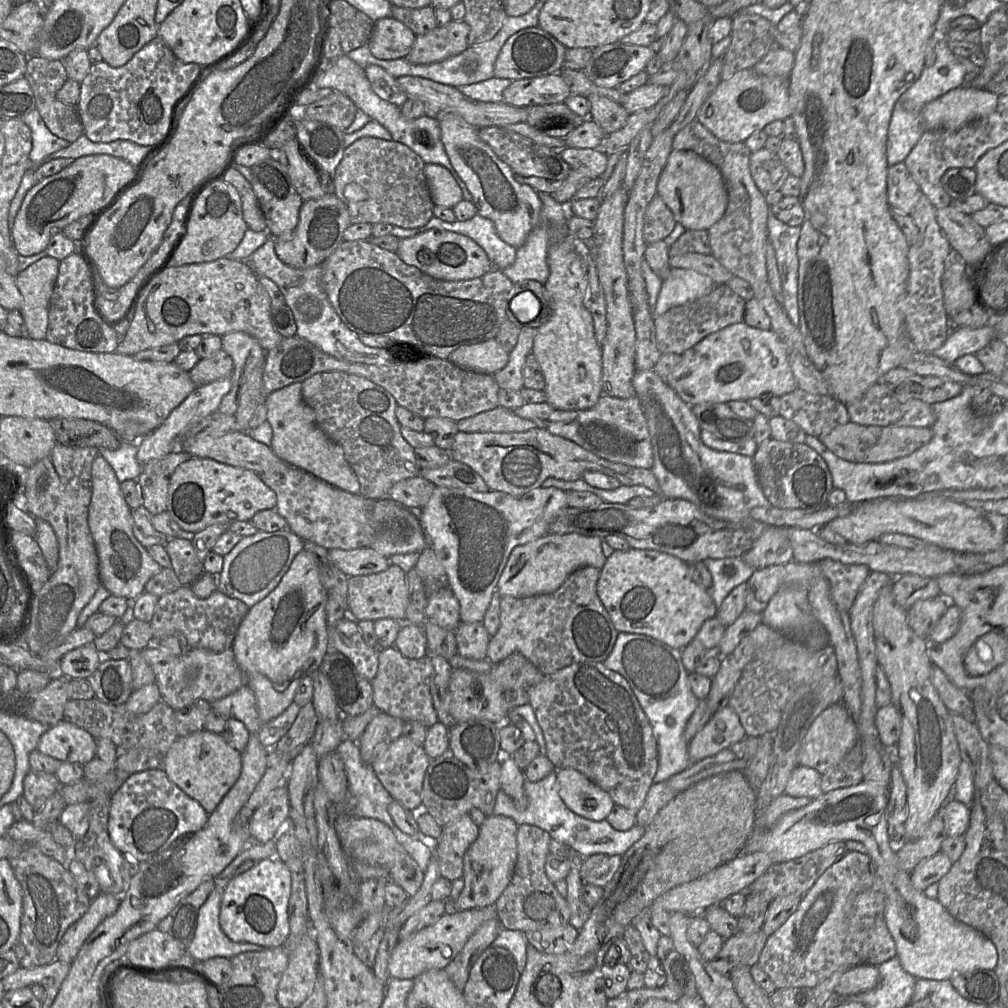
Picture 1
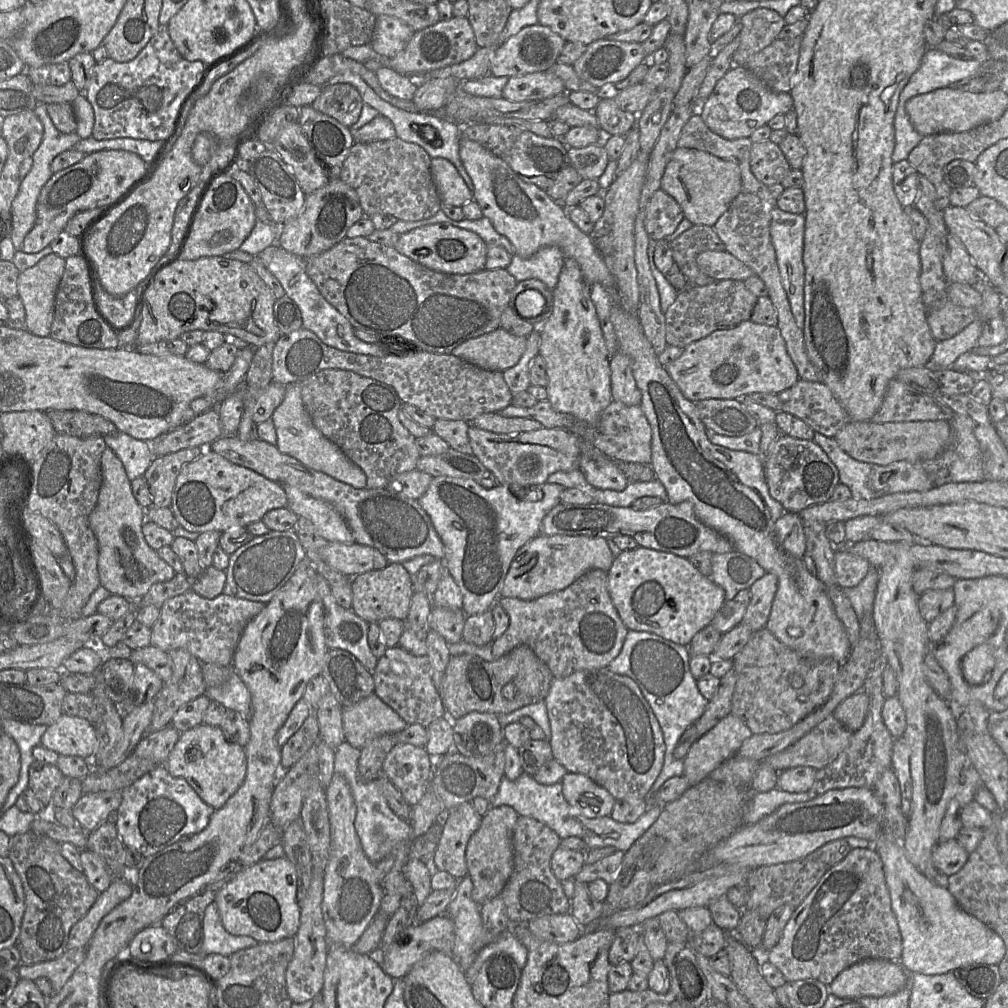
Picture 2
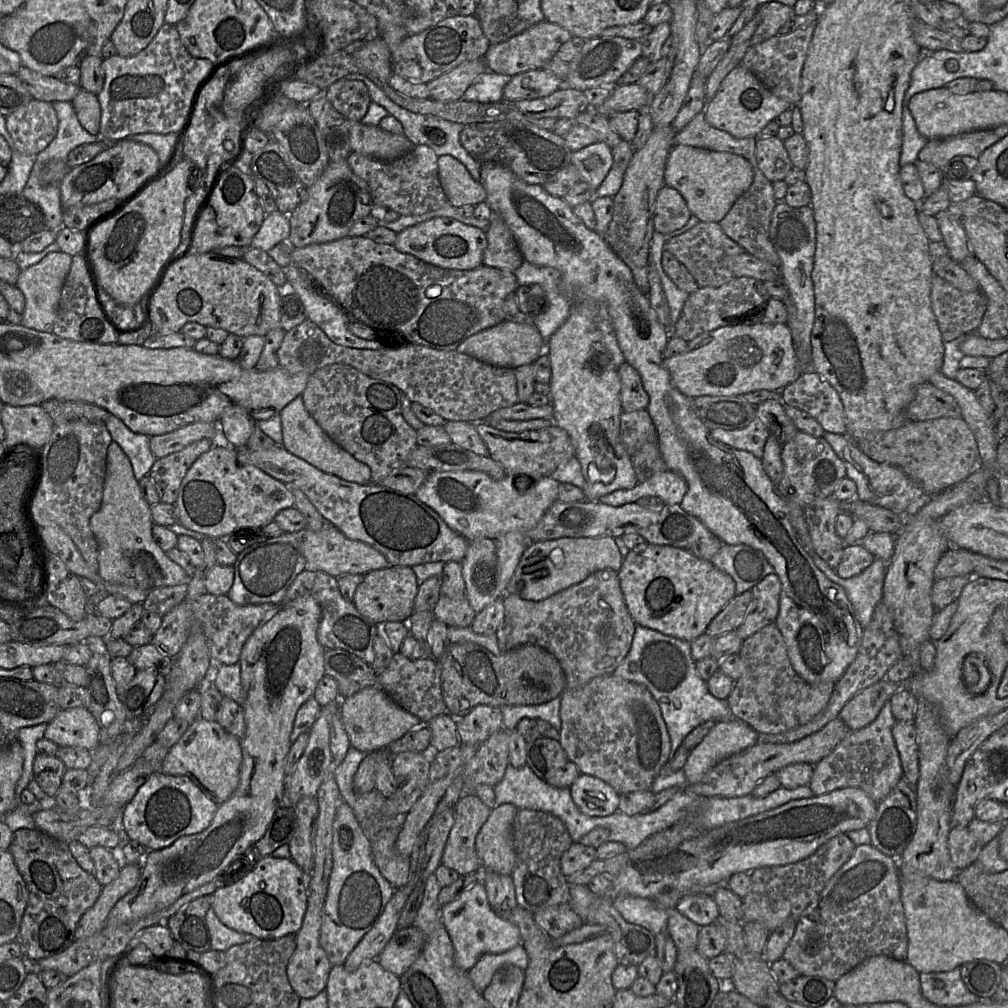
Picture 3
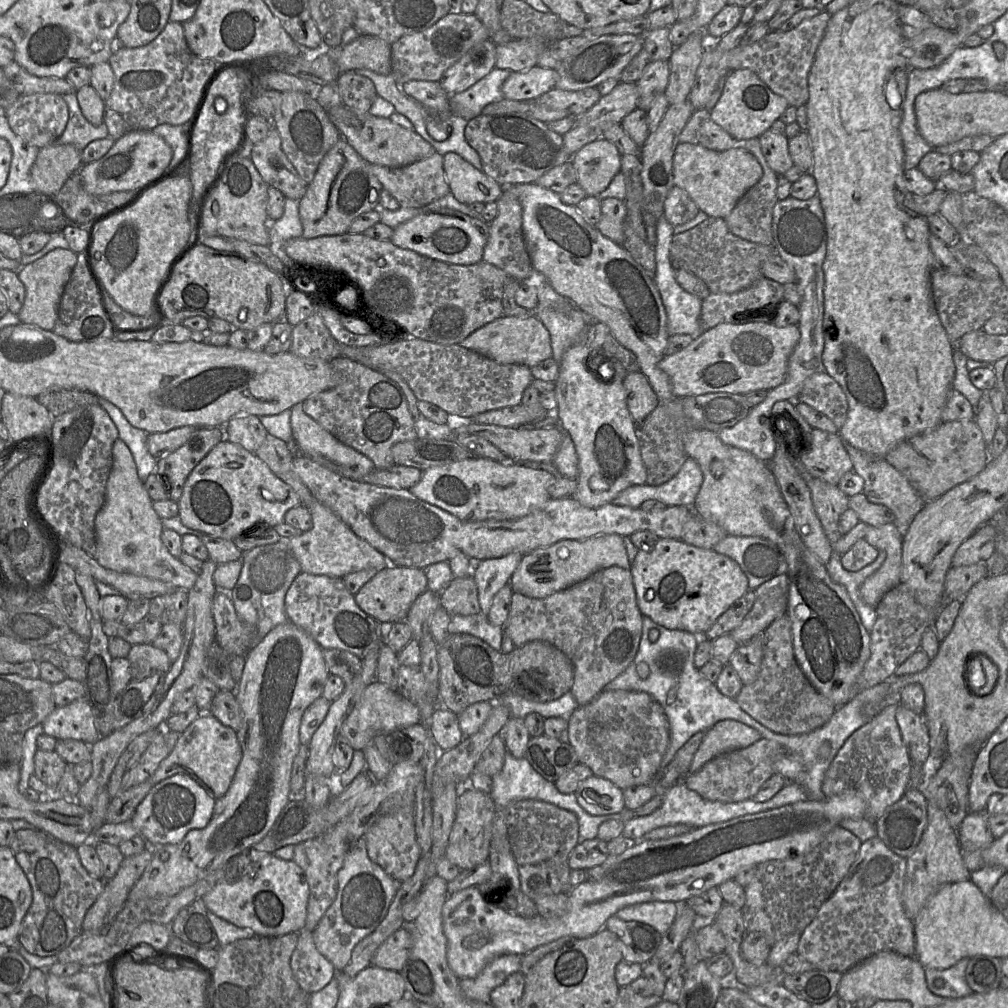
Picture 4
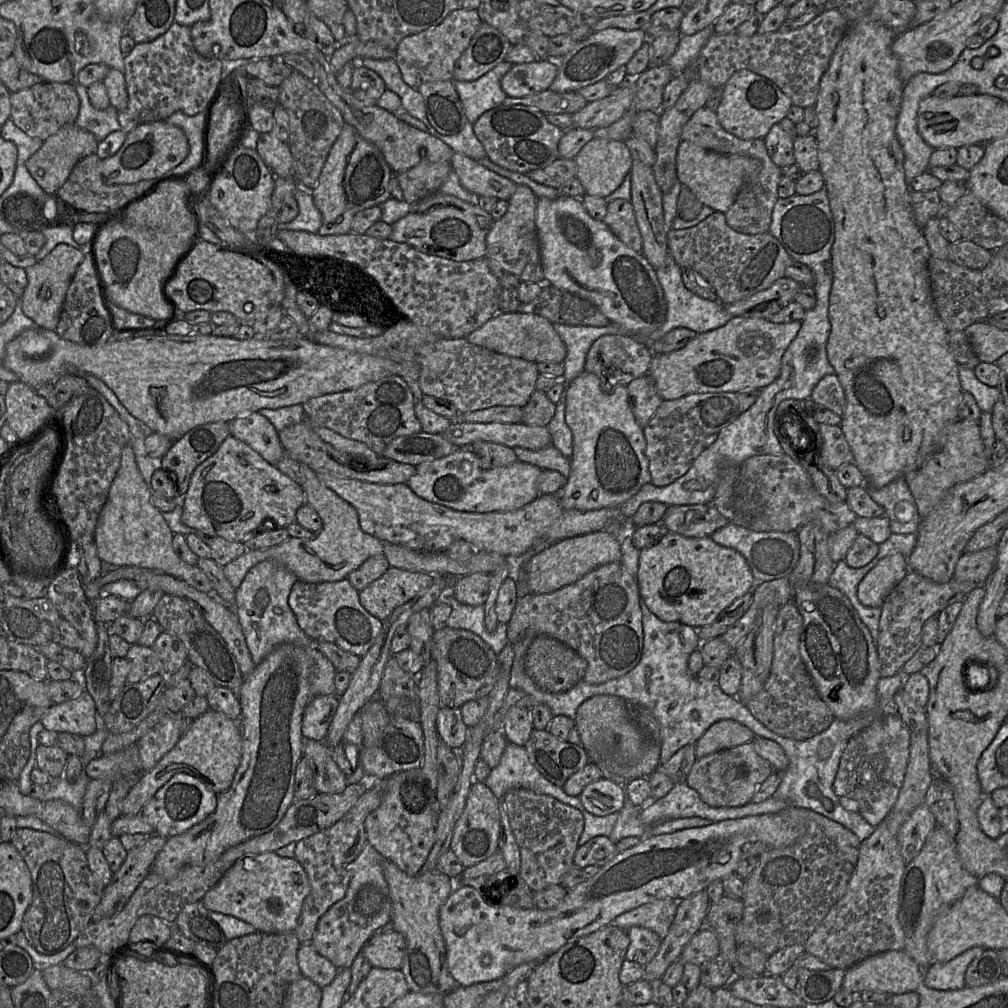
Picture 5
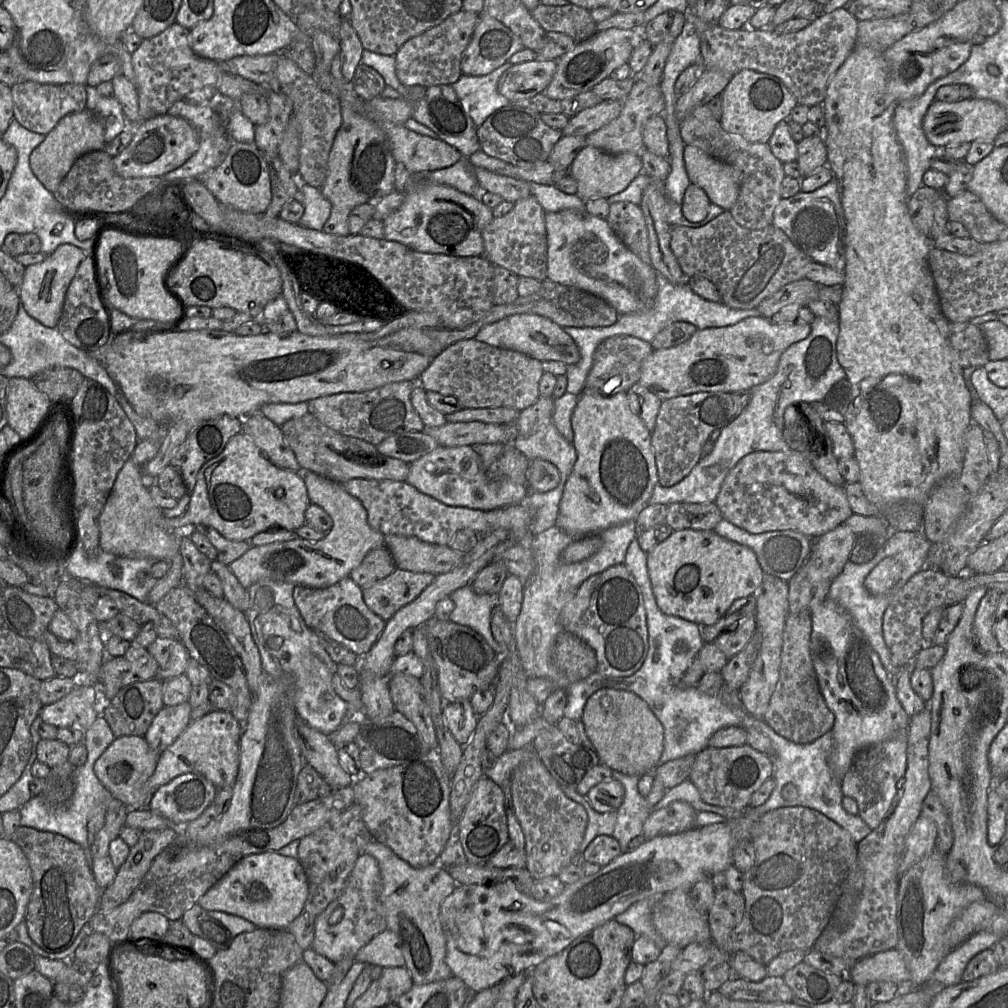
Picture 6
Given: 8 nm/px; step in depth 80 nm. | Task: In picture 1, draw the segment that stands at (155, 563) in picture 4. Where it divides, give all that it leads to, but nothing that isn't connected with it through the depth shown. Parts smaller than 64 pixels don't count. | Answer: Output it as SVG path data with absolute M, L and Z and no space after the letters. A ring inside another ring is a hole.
M98 455L91 469L92 495L88 526L98 556L98 574L101 584L114 596L135 600L145 591L148 580L162 570L147 549L133 534L132 509L126 503L116 474L107 460Z

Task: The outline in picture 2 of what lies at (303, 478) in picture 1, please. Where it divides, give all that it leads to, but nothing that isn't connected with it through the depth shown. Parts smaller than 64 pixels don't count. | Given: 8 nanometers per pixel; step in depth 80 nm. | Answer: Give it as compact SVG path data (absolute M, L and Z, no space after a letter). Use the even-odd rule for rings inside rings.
M290 484L281 486L287 495L287 507L297 516L310 520L321 537L328 542L355 542L344 518L331 504L309 496Z

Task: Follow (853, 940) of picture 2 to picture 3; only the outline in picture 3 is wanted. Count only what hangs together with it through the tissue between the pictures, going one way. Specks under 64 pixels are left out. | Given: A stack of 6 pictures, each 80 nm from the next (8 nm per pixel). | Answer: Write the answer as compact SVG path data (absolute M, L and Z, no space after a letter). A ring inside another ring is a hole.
M868 844L856 847L852 857L831 877L817 899L798 919L795 933L782 959L788 961L801 976L820 976L837 981L874 956L883 955L905 961L907 950L908 937L901 901L898 860Z

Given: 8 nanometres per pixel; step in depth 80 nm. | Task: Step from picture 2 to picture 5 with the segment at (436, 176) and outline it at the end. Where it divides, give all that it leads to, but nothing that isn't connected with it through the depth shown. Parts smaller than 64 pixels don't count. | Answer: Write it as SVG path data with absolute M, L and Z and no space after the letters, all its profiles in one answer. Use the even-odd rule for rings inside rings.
M455 152L449 163L460 184L480 197L508 201L517 189L517 185L509 179L488 170L461 153Z

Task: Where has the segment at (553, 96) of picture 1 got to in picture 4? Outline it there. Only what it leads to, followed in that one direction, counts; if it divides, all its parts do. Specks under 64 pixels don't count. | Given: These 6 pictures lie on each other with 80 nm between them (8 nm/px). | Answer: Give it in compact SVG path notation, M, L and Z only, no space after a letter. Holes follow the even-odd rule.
M535 65L529 69L511 72L502 84L504 99L529 100L547 93L556 86L557 70Z

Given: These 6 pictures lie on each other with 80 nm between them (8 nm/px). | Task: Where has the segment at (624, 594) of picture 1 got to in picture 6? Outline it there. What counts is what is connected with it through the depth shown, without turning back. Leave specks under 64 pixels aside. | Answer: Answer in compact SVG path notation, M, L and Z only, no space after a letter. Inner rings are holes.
M674 530L662 543L647 552L647 567L660 610L700 626L717 622L735 600L754 594L764 581L764 574L754 551L718 535L714 530Z

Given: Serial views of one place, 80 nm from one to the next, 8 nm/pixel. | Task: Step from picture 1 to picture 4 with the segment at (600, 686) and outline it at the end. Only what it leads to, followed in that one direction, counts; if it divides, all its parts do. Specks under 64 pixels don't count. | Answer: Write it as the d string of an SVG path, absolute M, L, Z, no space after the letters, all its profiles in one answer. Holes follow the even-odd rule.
M604 689L589 703L579 706L571 714L566 741L574 748L579 763L588 766L595 776L610 780L625 790L631 786L652 784L670 743L669 723L663 708L650 694Z

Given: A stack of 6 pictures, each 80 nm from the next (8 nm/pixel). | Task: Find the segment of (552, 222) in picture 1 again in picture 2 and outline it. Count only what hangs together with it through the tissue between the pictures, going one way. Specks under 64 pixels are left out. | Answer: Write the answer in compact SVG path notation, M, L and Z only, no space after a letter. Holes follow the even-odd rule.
M548 246L539 249L529 258L513 255L506 270L517 282L537 279L552 291L557 285L564 259L565 257L558 247Z

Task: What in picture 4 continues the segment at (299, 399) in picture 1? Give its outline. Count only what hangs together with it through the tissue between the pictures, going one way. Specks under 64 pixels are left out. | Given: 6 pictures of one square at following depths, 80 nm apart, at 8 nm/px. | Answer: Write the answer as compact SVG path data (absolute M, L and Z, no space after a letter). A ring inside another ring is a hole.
M297 403L291 408L291 428L298 451L307 455L322 455L344 467L367 475L375 470L373 462L357 450L346 446L311 418Z

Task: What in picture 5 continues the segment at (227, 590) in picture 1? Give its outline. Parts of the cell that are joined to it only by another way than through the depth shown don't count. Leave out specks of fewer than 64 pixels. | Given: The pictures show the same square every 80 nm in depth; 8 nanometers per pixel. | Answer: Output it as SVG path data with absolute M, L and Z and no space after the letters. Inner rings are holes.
M264 560L254 565L236 588L234 607L255 665L284 643L316 646L316 641L300 628L288 604L290 591L297 580L297 576L282 565L273 560Z

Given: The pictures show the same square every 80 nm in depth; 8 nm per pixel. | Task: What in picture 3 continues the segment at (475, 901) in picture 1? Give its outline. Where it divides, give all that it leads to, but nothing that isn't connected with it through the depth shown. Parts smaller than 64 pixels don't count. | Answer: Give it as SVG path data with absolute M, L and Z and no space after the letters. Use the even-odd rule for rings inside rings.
M510 803L494 806L475 840L481 860L481 879L485 871L511 875L515 867L515 849L512 839L513 820L518 808Z

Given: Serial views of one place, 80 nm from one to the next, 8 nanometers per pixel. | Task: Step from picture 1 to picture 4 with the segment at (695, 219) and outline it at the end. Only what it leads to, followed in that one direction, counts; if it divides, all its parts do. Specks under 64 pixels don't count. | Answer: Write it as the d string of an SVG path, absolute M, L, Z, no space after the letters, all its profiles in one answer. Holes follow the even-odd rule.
M679 143L673 156L674 186L687 192L708 217L727 217L743 194L762 176L757 159L747 150L715 151L701 145Z

